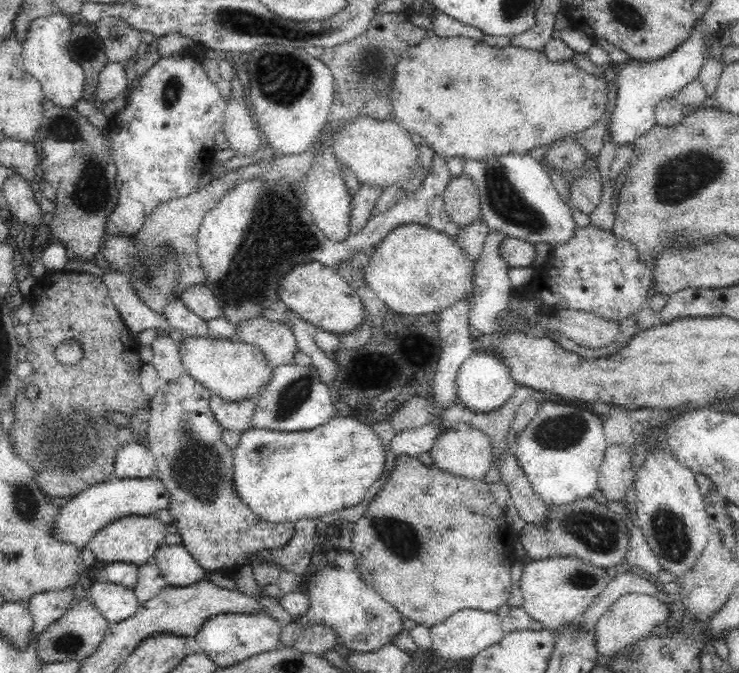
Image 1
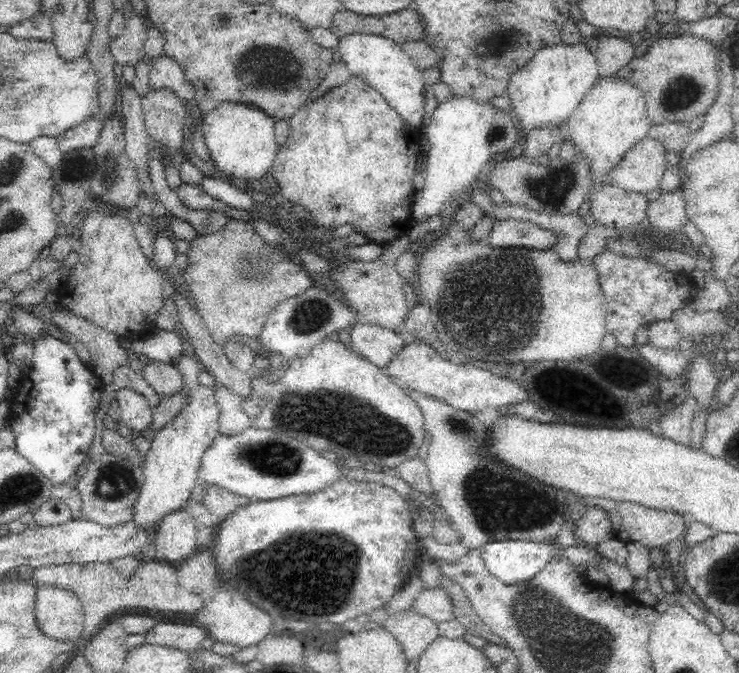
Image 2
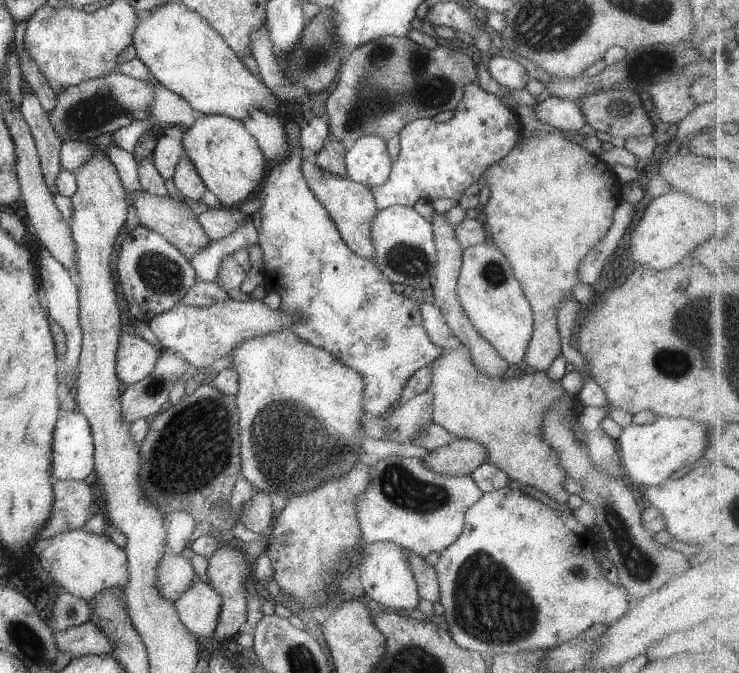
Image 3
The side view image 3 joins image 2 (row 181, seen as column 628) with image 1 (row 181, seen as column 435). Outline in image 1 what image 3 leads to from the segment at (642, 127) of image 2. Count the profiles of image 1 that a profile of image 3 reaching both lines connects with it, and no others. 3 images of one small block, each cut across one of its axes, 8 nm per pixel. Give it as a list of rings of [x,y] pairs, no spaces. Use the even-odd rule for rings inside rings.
[[[579,132],[570,133],[570,136],[553,141],[541,160],[545,170],[551,168],[564,180],[568,189],[572,182],[582,178],[582,174],[588,170],[588,160],[596,159],[595,155],[586,151],[584,144],[578,143],[578,134]]]

